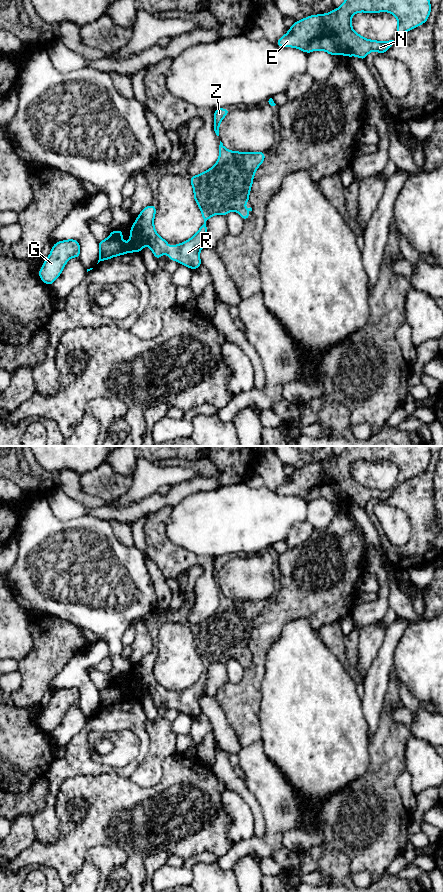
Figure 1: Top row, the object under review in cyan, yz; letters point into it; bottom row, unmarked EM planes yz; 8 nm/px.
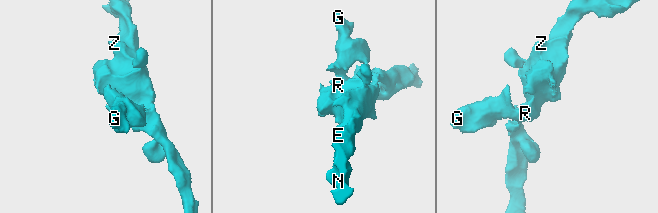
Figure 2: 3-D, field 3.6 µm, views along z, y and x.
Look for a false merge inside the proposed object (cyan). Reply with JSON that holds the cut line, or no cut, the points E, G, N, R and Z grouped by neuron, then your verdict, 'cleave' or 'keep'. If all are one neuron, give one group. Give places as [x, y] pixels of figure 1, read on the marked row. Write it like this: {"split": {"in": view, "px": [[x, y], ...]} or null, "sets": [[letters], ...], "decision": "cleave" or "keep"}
{"split": null, "sets": [["E", "G", "N", "R", "Z"]], "decision": "keep"}

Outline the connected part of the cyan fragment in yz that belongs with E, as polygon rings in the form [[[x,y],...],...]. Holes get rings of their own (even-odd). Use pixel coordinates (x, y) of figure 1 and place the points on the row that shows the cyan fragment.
[[[345,0],[339,8],[327,14],[311,15],[296,21],[289,28],[288,33],[279,38],[276,44],[279,47],[298,48],[308,54],[314,50],[324,50],[330,55],[347,55],[349,59],[352,55],[355,55],[365,60],[369,52],[385,53],[398,37],[425,23],[430,11],[429,0]],[[381,11],[389,12],[398,19],[396,35],[390,41],[379,42],[365,39],[353,30],[351,19],[355,13],[379,13]]]

